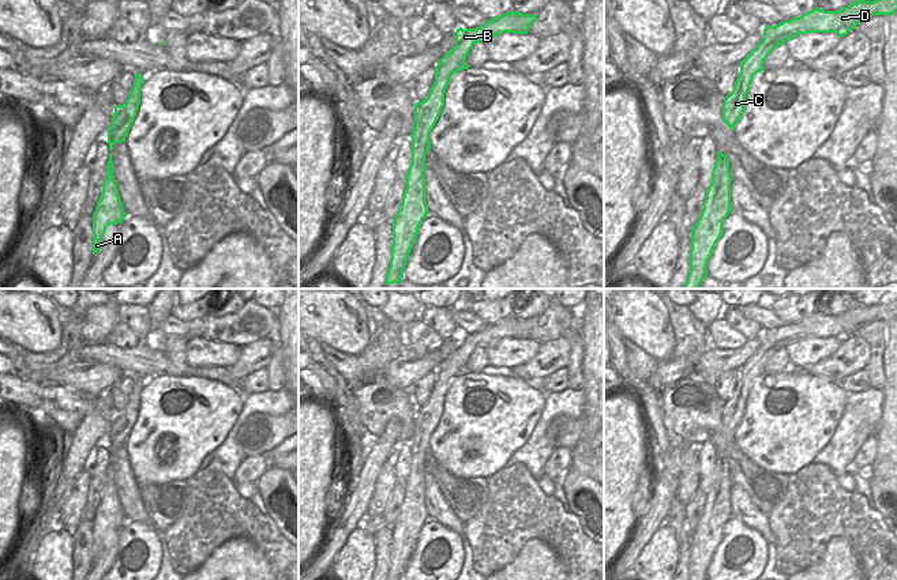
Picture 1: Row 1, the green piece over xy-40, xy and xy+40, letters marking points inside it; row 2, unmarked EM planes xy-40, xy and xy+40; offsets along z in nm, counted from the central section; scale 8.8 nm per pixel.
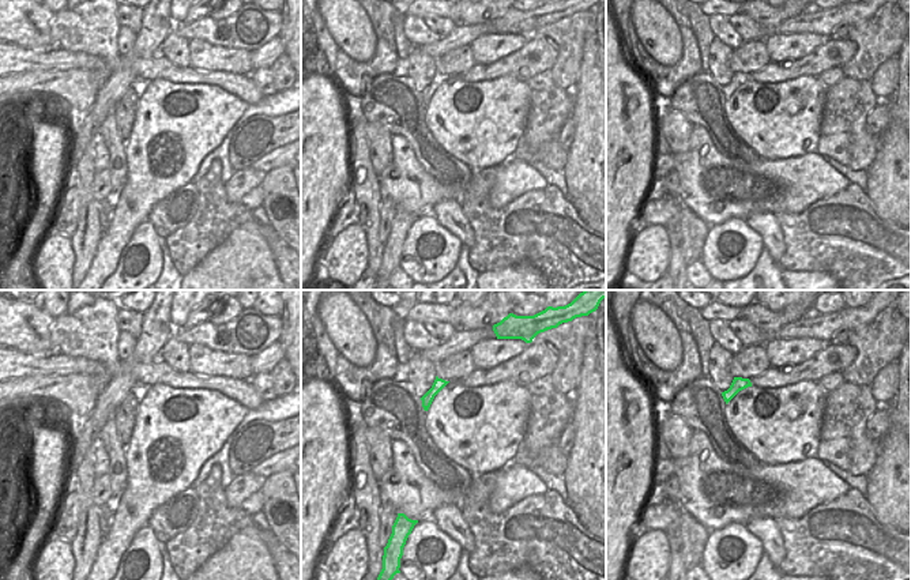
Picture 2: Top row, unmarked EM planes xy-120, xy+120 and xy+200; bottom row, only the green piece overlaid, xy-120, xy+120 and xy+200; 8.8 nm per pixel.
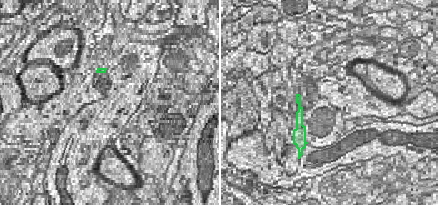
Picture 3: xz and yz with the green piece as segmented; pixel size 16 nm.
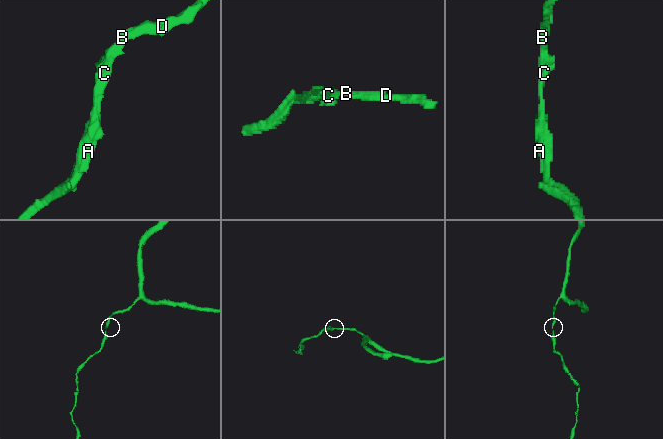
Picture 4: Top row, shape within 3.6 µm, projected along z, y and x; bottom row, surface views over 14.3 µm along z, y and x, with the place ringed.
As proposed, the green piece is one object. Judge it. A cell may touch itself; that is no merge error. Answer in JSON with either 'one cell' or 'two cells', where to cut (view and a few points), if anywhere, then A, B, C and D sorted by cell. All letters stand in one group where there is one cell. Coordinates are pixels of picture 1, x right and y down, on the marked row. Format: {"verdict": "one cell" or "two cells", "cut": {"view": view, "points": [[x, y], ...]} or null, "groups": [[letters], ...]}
{"verdict": "one cell", "cut": null, "groups": [["A", "B", "C", "D"]]}

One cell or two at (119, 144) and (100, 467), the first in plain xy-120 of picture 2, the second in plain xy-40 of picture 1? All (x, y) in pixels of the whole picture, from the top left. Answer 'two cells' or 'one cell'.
two cells

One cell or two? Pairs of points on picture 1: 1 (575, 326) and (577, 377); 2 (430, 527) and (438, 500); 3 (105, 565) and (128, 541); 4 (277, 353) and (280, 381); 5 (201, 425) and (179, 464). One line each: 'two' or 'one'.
1: one
2: two
3: two
4: one
5: one

